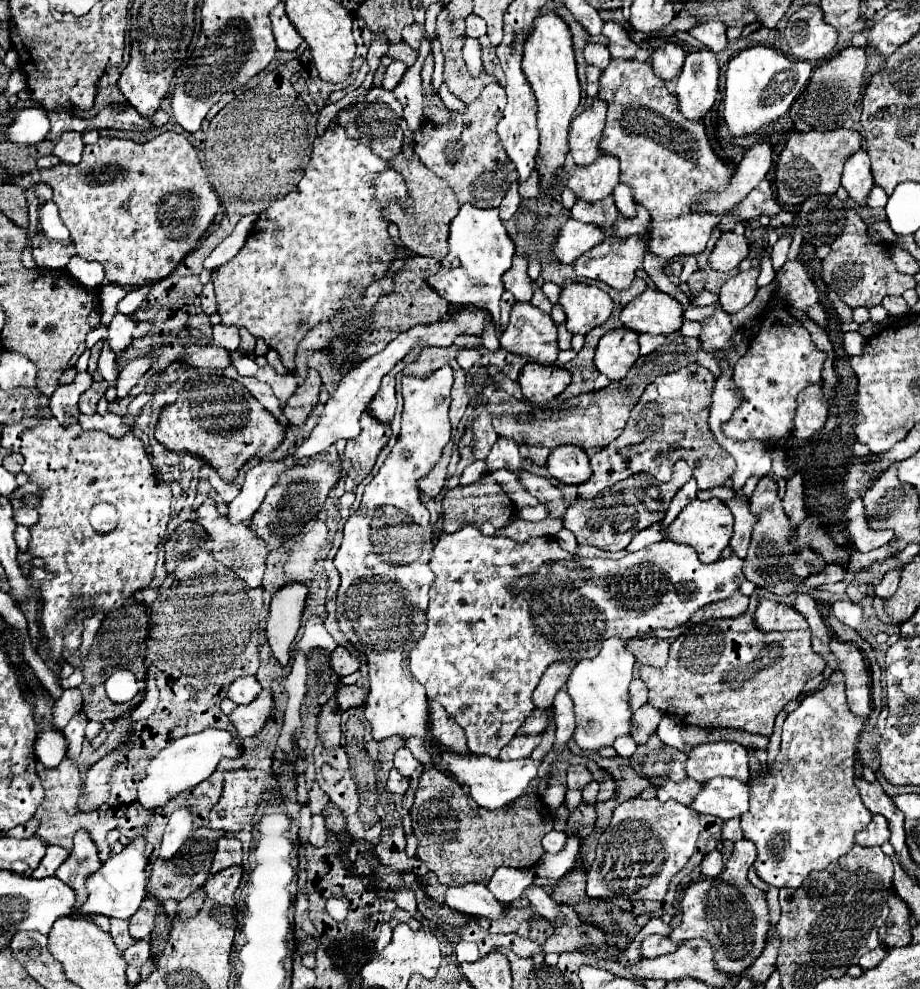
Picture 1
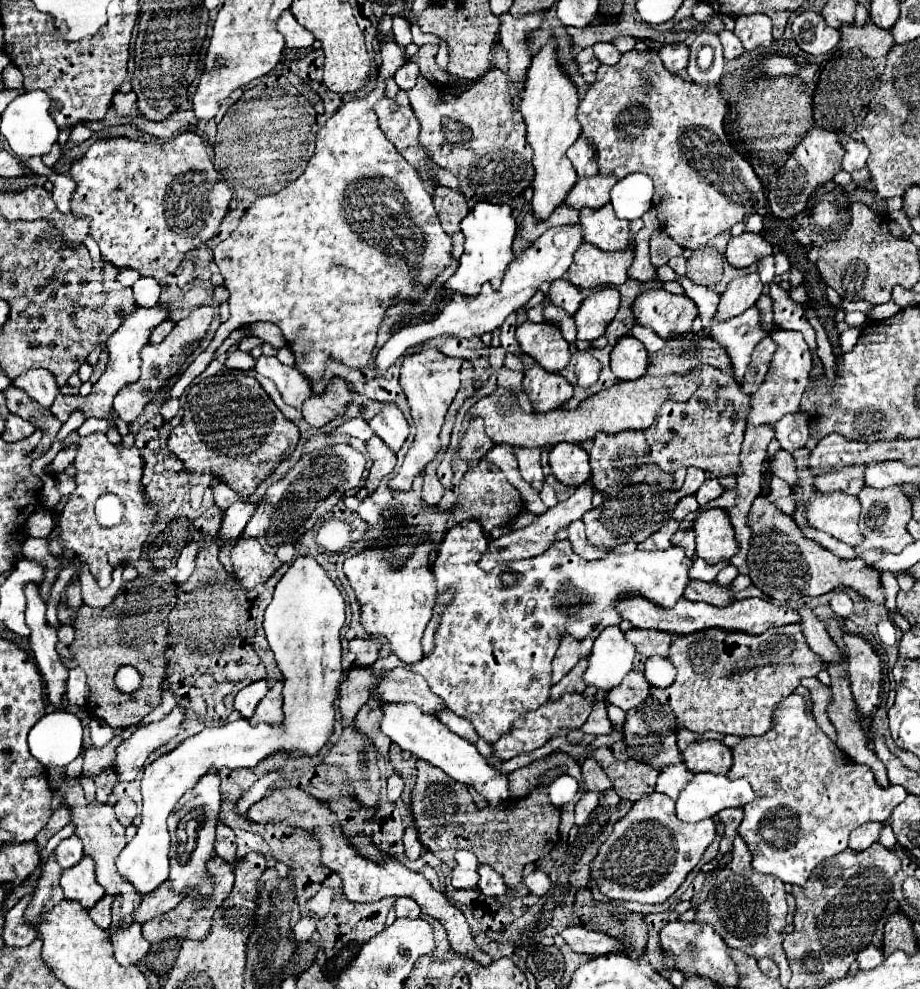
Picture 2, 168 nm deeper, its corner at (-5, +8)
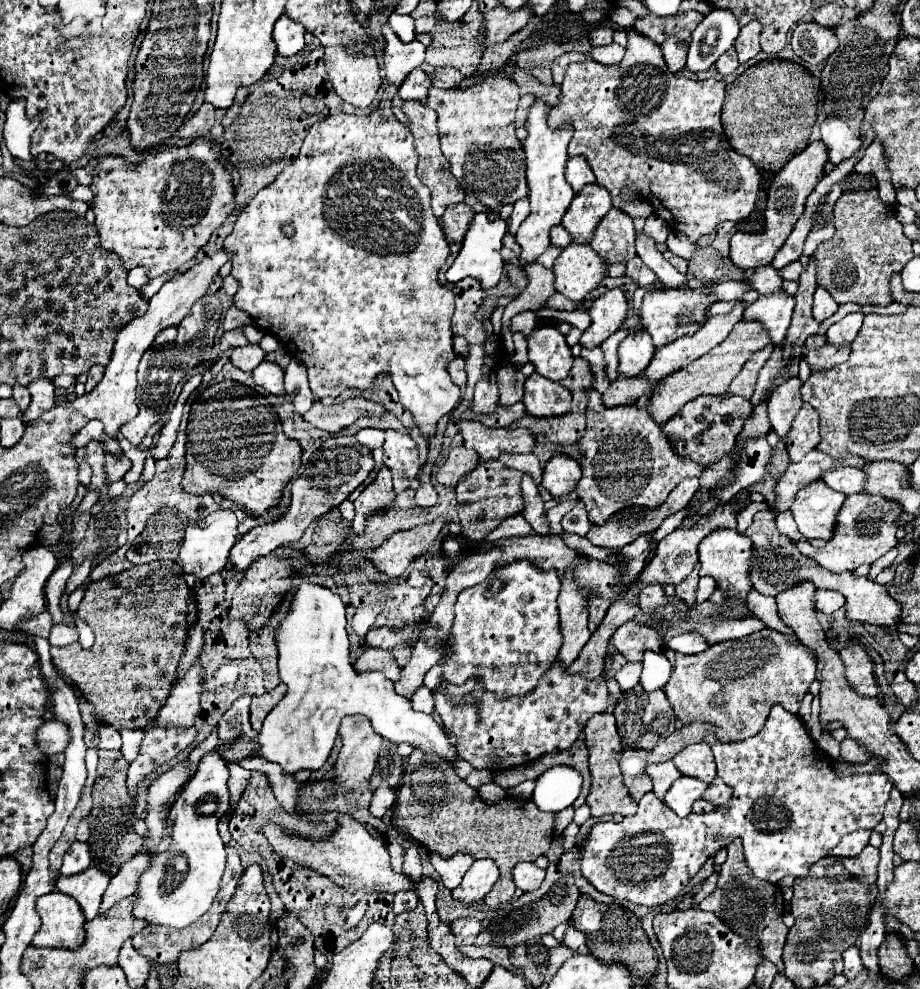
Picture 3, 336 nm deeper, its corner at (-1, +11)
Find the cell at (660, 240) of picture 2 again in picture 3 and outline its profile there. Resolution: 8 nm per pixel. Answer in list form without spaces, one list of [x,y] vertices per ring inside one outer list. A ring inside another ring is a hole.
[[[650,216],[646,218],[646,226],[644,226],[644,234],[650,236],[652,240],[656,240],[656,244],[666,244],[668,238],[668,224],[666,220],[662,220],[660,216]]]

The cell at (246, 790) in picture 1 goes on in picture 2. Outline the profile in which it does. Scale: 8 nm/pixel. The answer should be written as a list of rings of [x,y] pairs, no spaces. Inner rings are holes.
[[[296,787],[278,789],[274,793],[266,795],[256,805],[252,805],[250,811],[248,811],[248,817],[254,823],[286,823],[290,827],[298,827],[298,829],[310,833],[320,845],[322,865],[336,871],[342,877],[346,897],[350,901],[370,903],[370,901],[380,901],[384,897],[410,897],[420,905],[424,915],[430,915],[430,917],[438,919],[444,925],[452,951],[456,951],[456,953],[460,953],[460,955],[464,955],[464,957],[468,957],[468,959],[472,959],[472,961],[476,961],[480,965],[490,965],[492,963],[492,957],[482,953],[476,947],[470,925],[466,923],[466,917],[440,891],[436,891],[422,873],[410,871],[408,867],[404,867],[396,859],[386,859],[384,865],[380,865],[380,863],[374,863],[374,861],[366,859],[364,855],[360,855],[356,851],[356,847],[350,843],[350,839],[342,833],[340,819],[324,803],[310,797],[308,793],[304,793],[304,791],[296,789]]]

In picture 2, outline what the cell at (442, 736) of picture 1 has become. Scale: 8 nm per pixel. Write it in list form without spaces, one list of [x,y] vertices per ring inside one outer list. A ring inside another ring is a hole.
[[[396,667],[392,671],[384,671],[386,679],[378,683],[378,691],[374,691],[376,697],[380,699],[390,699],[392,703],[414,703],[422,707],[426,713],[436,713],[444,703],[434,695],[422,679],[422,675],[406,669],[406,667]]]

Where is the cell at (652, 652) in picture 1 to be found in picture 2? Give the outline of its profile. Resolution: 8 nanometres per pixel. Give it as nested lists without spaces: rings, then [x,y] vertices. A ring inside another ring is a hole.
[[[630,629],[626,633],[626,641],[636,647],[636,651],[644,657],[662,655],[668,657],[668,649],[672,643],[672,635],[664,631],[648,631],[648,629]]]

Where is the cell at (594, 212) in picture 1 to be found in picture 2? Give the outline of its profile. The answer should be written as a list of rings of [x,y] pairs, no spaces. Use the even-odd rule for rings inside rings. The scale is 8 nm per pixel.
[[[610,203],[602,211],[582,211],[580,223],[584,241],[602,251],[626,251],[632,247],[630,223],[618,219]]]

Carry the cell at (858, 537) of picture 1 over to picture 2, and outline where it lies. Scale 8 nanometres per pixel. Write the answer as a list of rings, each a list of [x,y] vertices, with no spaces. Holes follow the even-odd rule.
[[[814,493],[806,505],[804,517],[810,527],[824,531],[838,541],[848,545],[862,543],[862,535],[858,531],[860,503],[852,495]]]

